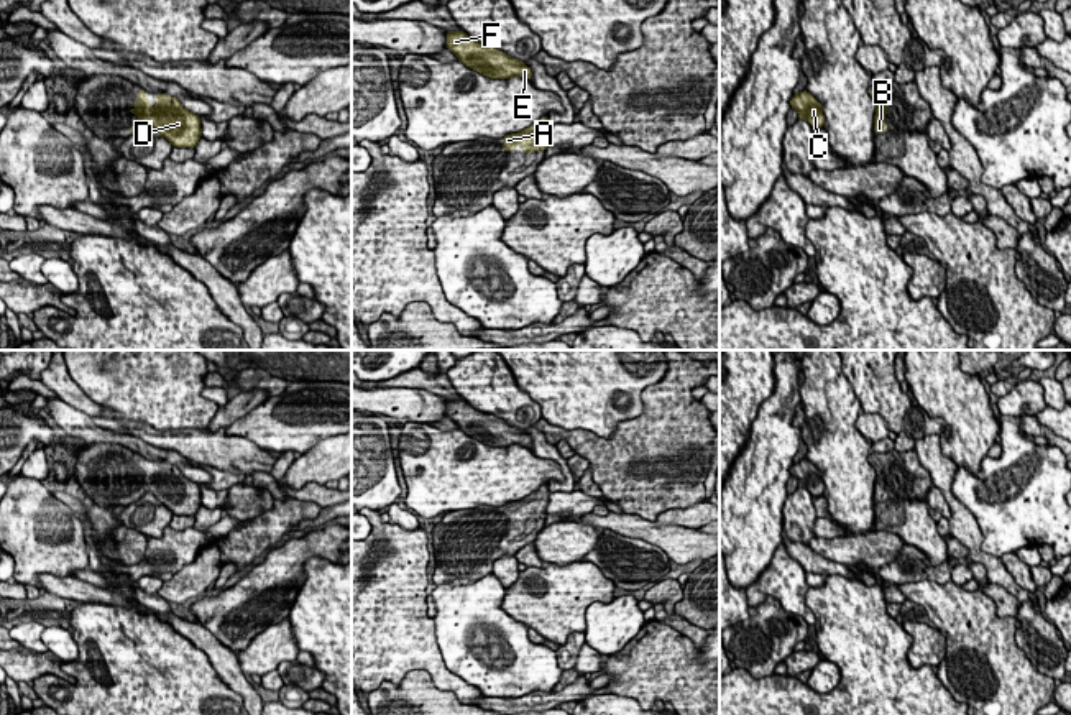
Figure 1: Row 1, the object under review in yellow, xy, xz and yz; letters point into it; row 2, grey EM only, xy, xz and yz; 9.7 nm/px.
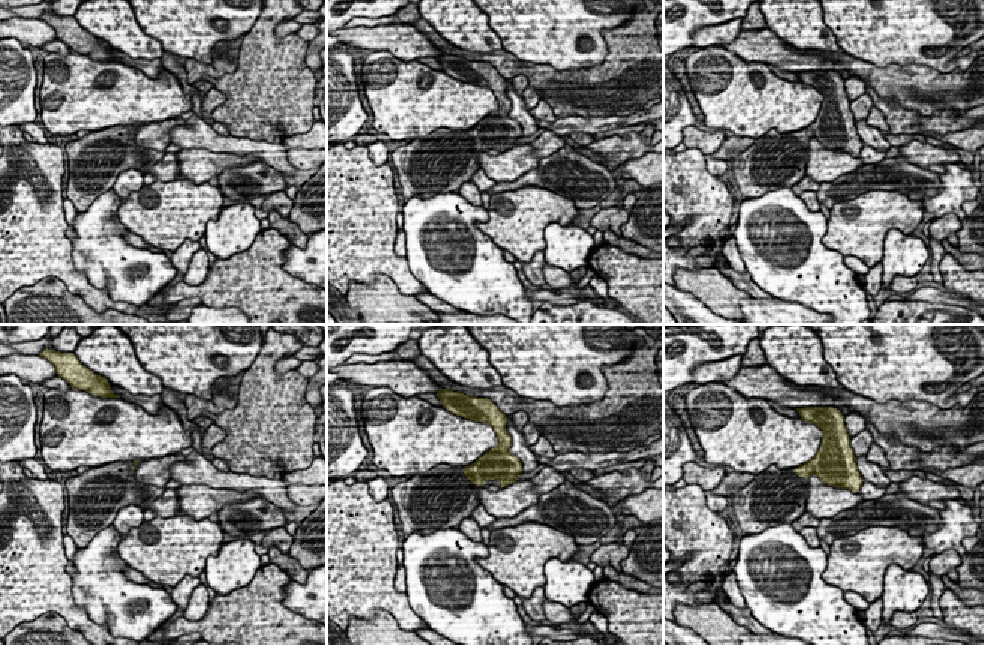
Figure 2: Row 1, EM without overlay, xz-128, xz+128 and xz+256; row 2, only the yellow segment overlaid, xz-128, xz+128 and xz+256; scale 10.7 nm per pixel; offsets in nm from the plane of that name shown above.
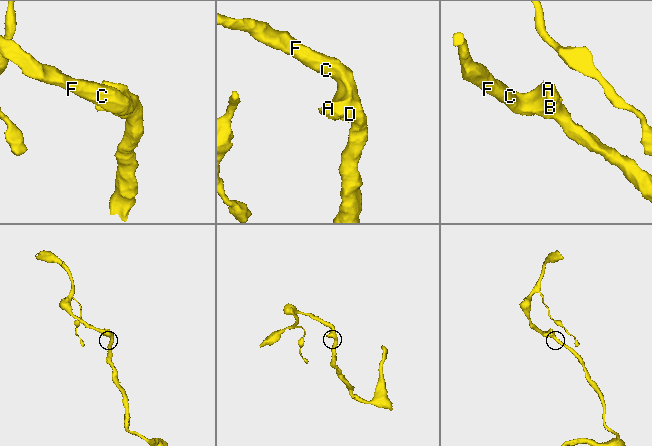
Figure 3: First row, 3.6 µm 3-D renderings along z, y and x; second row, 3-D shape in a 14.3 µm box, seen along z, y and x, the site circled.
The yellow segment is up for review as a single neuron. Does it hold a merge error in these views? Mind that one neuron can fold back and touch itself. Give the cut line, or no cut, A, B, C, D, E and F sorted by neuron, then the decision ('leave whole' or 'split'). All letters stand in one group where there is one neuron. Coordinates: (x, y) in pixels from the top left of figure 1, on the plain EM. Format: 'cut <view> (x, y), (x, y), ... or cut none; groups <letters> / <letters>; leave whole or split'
cut none; groups A B C D E F; leave whole

